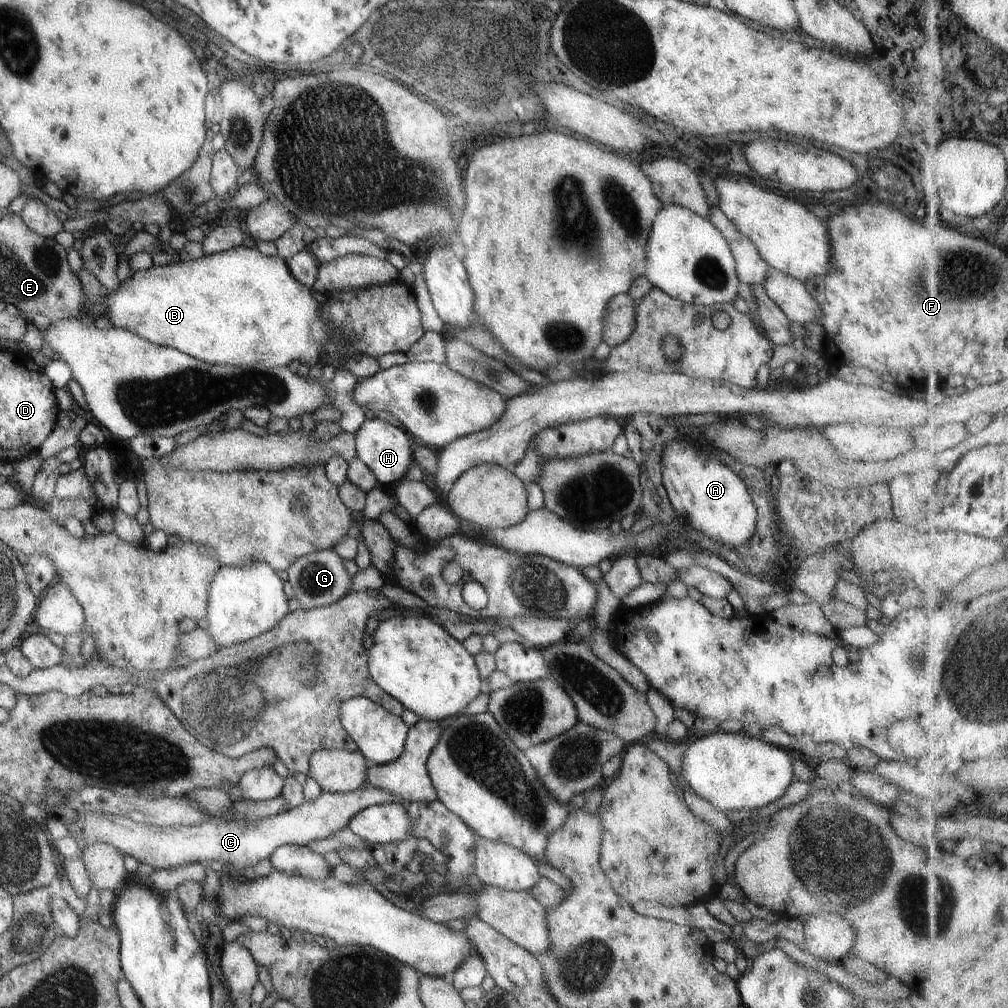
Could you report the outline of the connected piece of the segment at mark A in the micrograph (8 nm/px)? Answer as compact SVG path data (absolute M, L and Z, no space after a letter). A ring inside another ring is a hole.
M671 440L661 452L661 480L673 510L695 530L731 548L741 546L755 528L755 505L741 478L689 440Z

